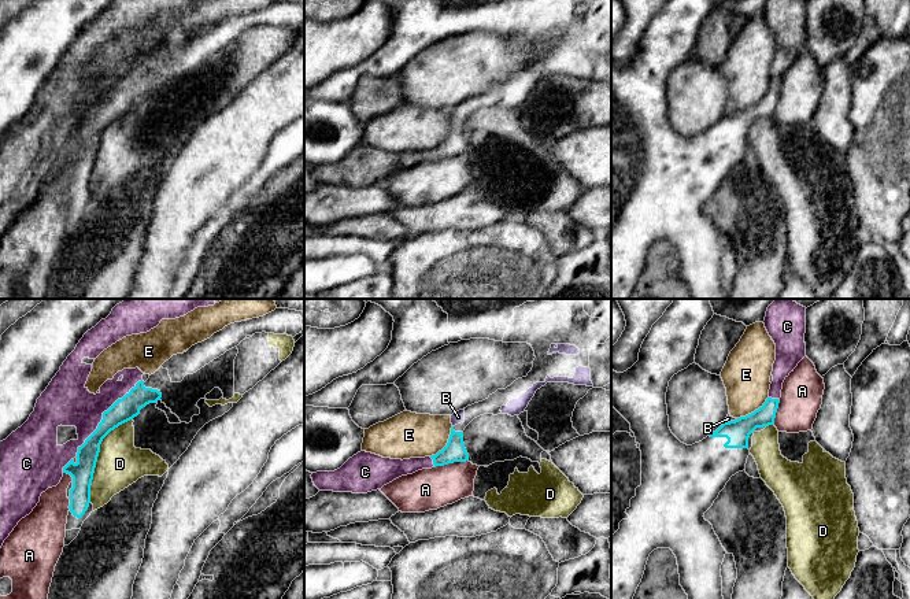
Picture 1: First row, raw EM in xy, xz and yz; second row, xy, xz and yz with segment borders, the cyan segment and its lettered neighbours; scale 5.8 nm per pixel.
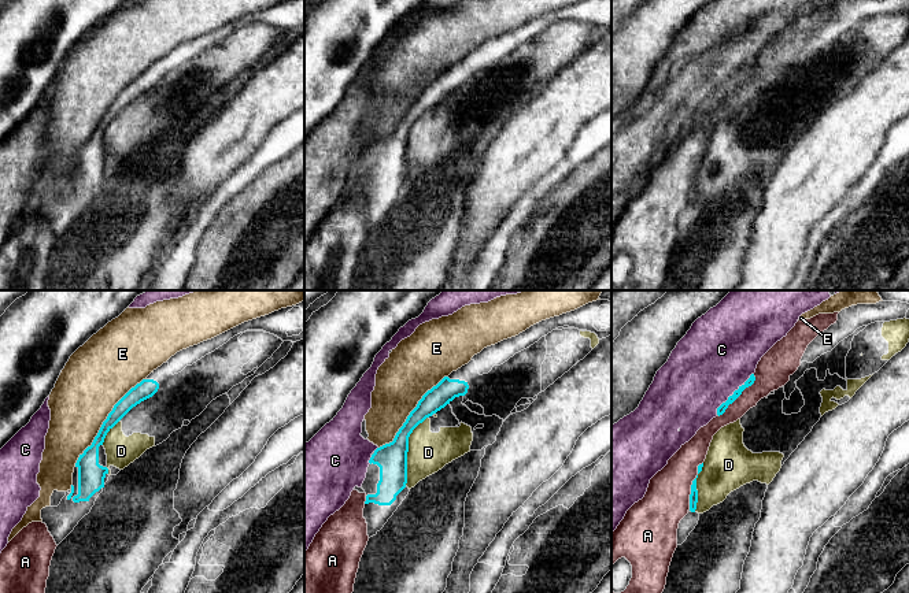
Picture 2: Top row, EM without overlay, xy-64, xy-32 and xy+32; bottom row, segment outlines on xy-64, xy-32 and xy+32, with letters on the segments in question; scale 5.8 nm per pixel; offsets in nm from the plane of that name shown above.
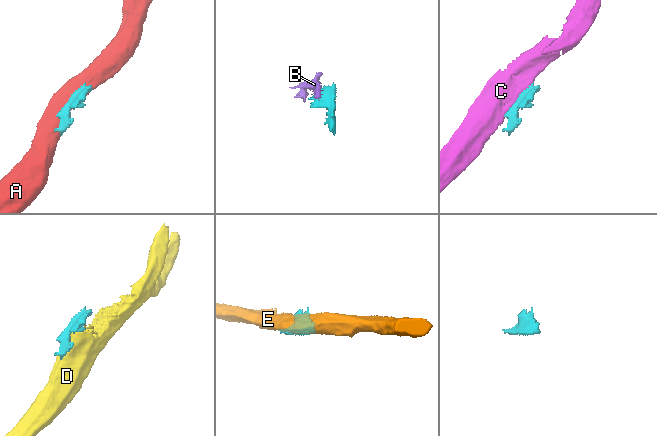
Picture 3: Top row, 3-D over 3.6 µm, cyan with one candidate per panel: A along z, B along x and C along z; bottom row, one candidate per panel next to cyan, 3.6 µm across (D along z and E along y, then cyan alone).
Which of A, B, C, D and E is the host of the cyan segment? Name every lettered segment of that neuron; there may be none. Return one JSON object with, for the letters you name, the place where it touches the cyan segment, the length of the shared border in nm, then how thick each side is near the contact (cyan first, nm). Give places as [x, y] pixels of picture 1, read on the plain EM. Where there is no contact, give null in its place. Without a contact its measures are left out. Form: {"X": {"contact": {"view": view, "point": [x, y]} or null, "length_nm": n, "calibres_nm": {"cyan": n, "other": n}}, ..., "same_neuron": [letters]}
{"B": {"contact": {"view": "yz", "point": [731, 114]}, "length_nm": 90, "calibres_nm": {"cyan": 140, "other": 40}}, "C": {"contact": {"view": "xy", "point": [99, 117]}, "length_nm": 700, "calibres_nm": {"cyan": 140, "other": 280}}, "same_neuron": ["B", "C"]}

